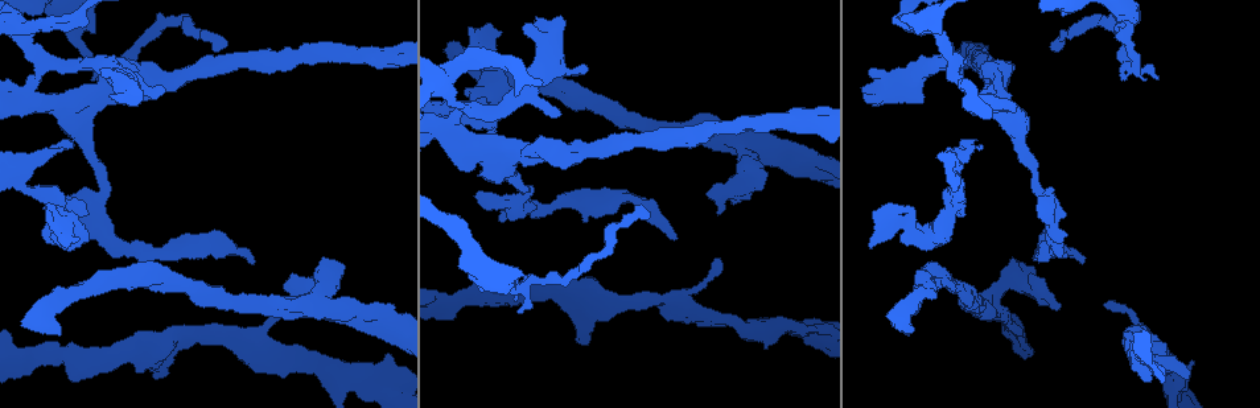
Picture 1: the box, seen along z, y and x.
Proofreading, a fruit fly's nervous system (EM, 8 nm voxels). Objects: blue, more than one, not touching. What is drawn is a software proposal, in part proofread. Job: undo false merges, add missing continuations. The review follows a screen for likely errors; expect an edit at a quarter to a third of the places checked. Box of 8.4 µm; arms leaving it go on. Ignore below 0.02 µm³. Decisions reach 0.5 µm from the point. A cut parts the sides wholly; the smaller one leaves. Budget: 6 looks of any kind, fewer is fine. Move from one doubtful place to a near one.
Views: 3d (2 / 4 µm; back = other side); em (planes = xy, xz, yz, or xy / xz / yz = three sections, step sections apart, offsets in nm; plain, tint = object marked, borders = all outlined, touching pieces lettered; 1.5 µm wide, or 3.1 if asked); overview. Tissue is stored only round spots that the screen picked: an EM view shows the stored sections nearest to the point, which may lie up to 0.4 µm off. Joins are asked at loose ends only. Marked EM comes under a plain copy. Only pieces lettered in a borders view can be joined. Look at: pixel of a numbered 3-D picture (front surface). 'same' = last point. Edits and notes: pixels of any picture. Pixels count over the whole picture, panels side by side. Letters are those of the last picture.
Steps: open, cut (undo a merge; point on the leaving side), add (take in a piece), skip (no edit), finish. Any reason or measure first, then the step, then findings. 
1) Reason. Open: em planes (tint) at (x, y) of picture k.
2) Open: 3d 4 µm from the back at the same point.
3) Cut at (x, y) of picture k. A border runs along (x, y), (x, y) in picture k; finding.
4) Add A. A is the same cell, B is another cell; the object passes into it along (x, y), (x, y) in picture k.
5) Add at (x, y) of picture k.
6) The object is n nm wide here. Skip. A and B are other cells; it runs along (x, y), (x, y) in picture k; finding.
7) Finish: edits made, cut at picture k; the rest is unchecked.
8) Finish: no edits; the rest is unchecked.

Long arm stops here. Open: 3d 4 µm from the back at (253, 263) of picture 1.

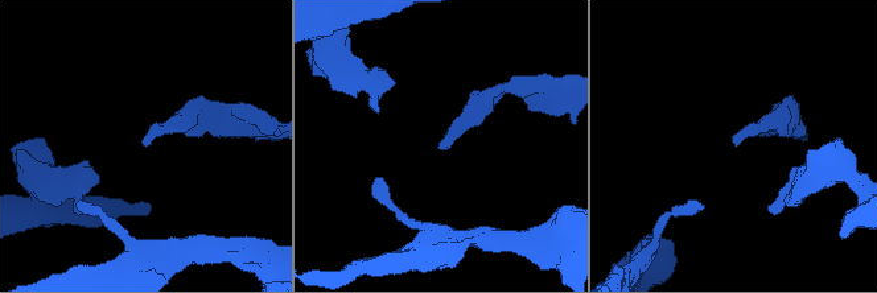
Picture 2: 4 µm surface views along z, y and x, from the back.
Shape alone is not enough. Open: em planes (borders) at (738, 143) of picture 2.

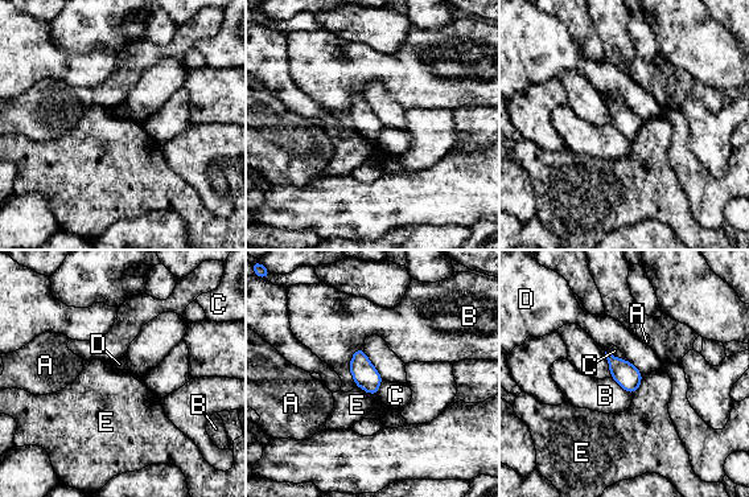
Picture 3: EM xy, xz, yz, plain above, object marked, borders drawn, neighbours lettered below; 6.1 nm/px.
The object is 150 nm wide here. Skip. A, B, C, D and E are other cells; a border runs along (362, 348), (349, 364), (357, 386) in picture 3; no lettered piece goes on from it.

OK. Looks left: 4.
Side arm on a straight run. Open: em xz step 4 (tint) at (744, 144) of picture 1.

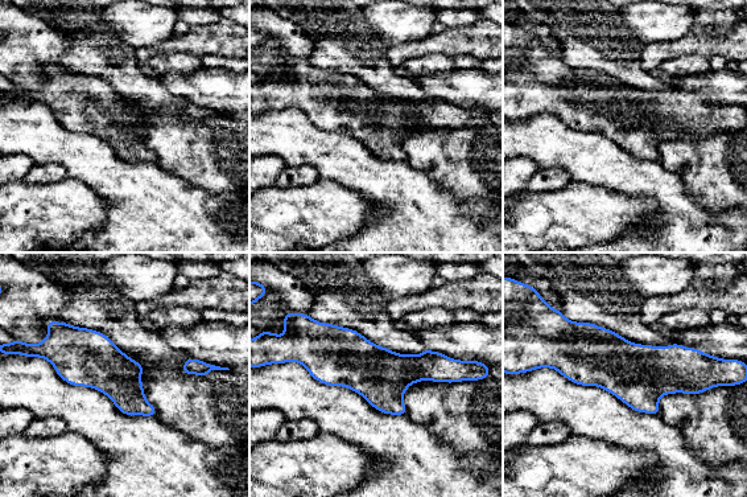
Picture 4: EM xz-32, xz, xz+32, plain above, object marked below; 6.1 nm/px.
Open: em xz step 4 (borders) at the same point.

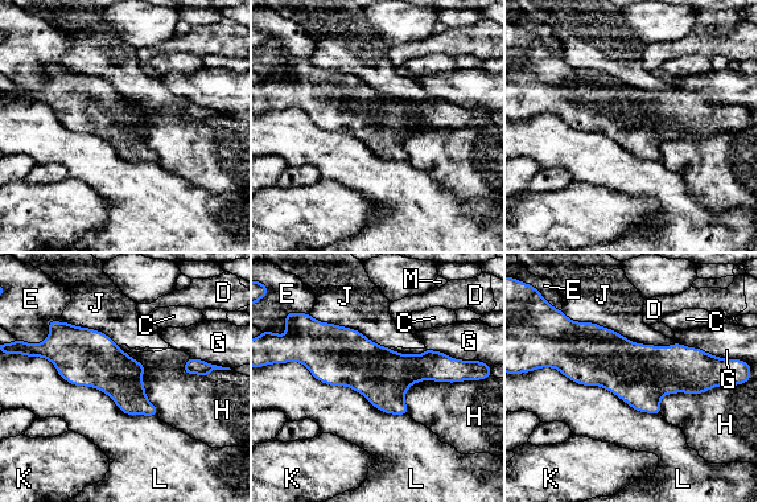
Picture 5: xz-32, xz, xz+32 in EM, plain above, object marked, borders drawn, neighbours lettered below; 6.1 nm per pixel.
The object is 320 nm wide here. Skip. C, D, E, G, H, J, K, L and M are other cells; continuous, no second neuron.

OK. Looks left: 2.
Branch stops here. Open: 3d 2 µm at (982, 150) of picture 1.

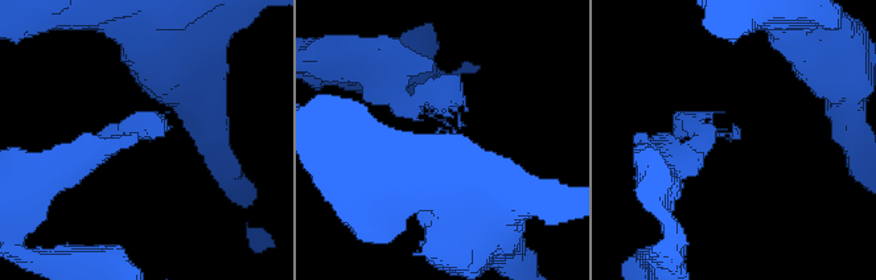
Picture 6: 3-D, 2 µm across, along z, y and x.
Now the EM. Open: em planes (borders) at (740, 137) of picture 6.

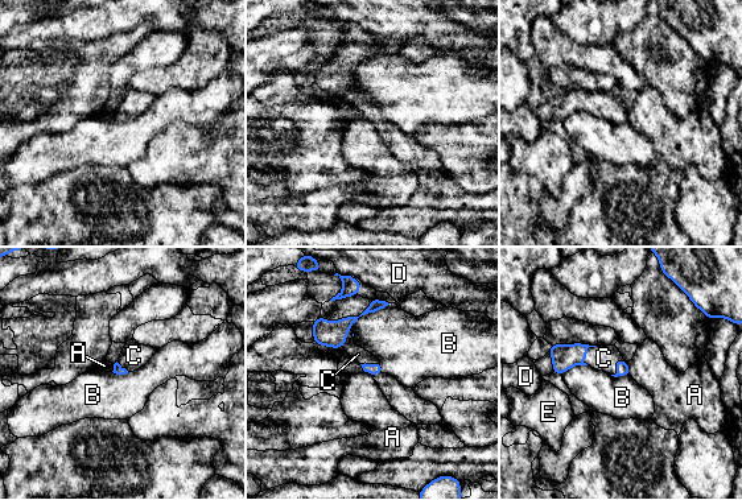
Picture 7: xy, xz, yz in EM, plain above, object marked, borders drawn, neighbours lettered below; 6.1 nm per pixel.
The longest contact is with B, 280 nm. Add C. C is the same cell, A, B, D and E are other cells; the object passes into it along (564, 356), (585, 352), (604, 358) in picture 7; the neuron continues.

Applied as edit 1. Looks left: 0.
Finish: edits made, add at picture 7; the rest is unchecked.

